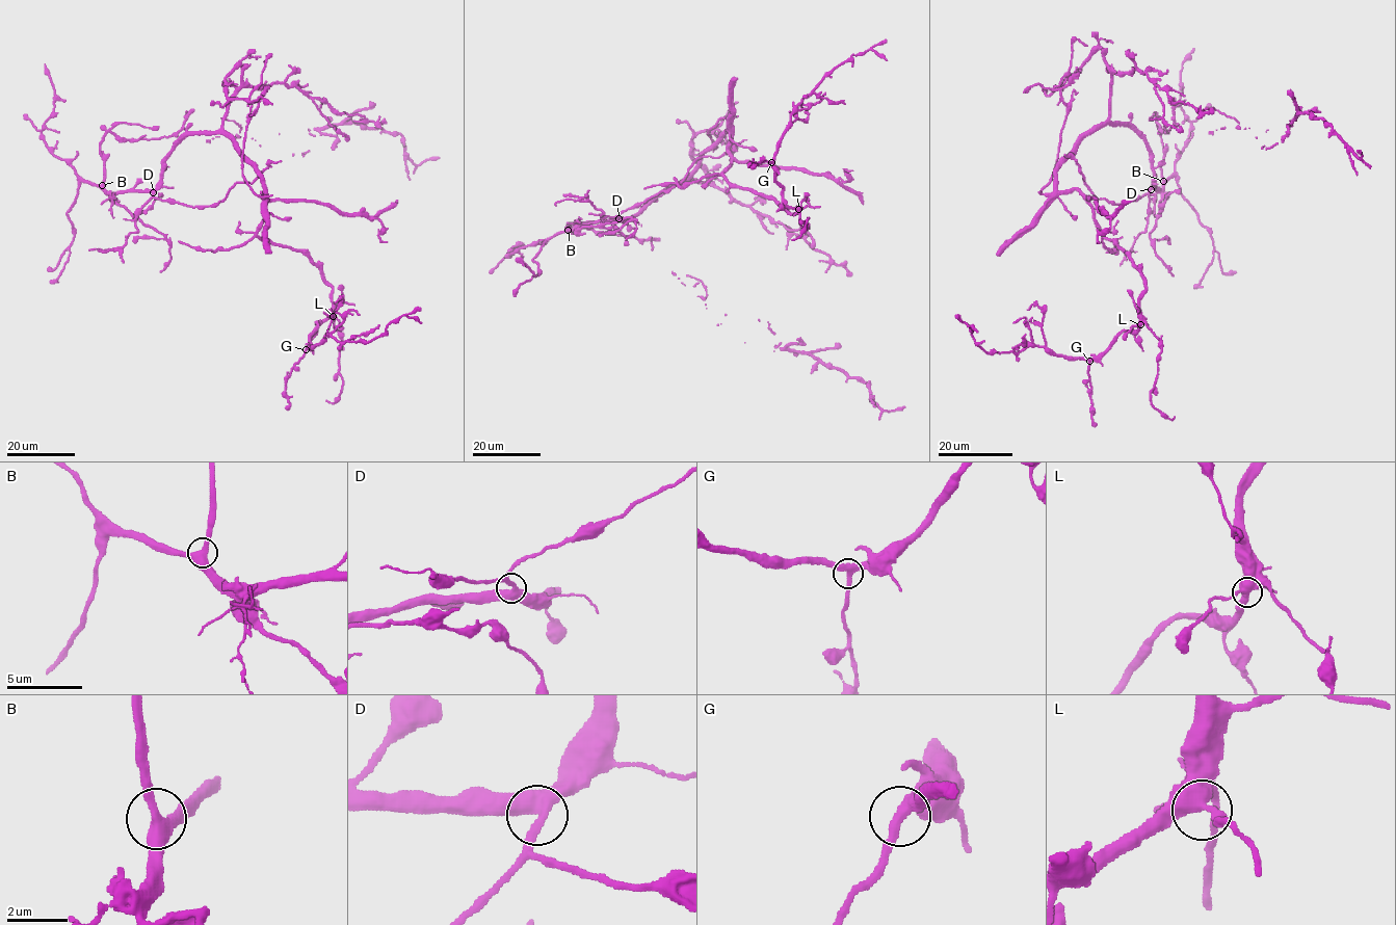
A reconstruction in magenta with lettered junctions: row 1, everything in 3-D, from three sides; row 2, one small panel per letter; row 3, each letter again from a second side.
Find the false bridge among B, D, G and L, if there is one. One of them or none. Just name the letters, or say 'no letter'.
no letter

